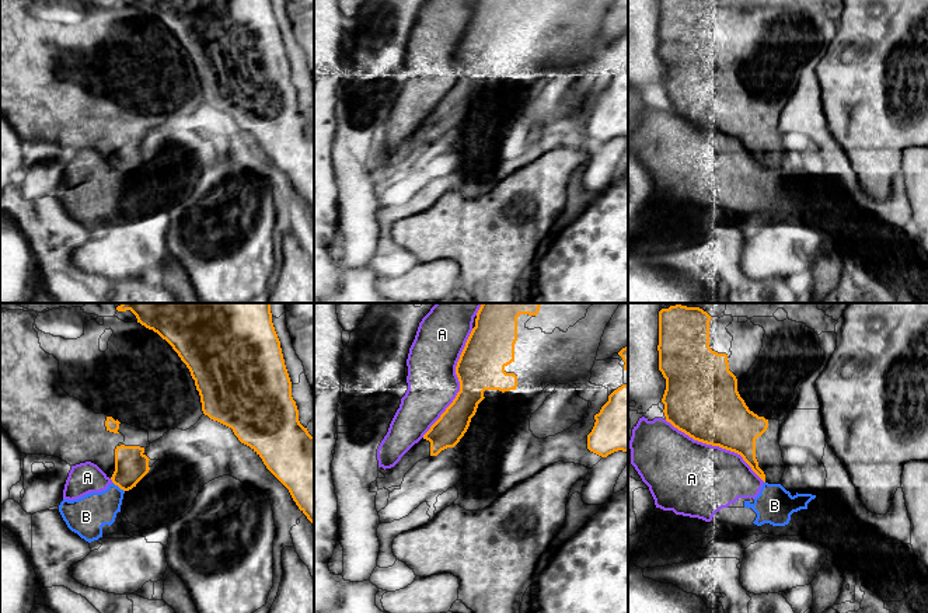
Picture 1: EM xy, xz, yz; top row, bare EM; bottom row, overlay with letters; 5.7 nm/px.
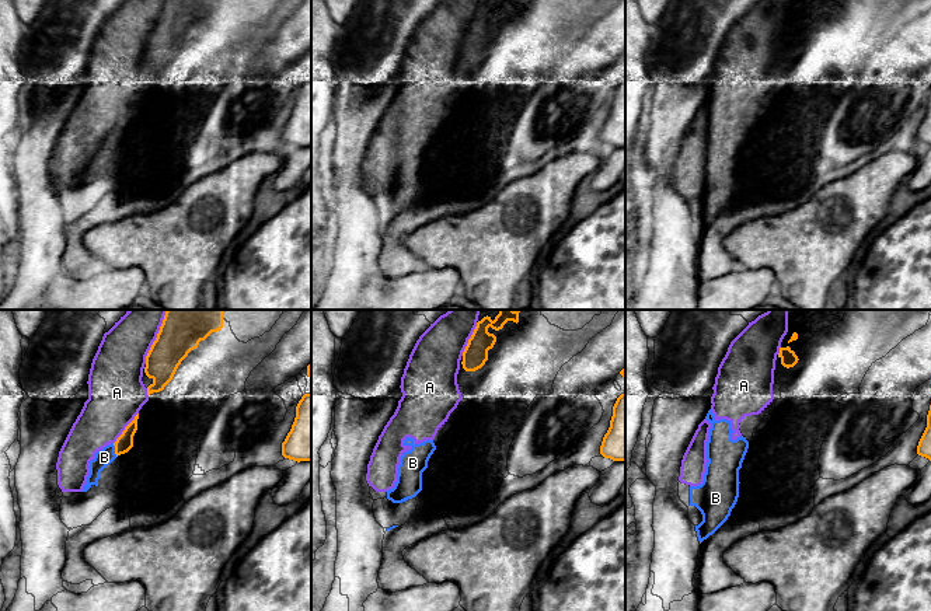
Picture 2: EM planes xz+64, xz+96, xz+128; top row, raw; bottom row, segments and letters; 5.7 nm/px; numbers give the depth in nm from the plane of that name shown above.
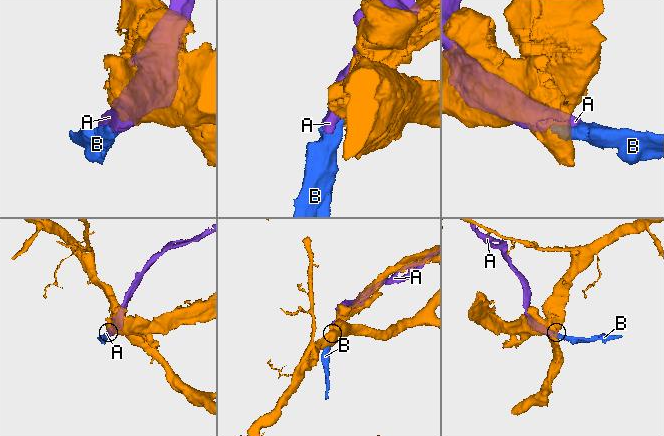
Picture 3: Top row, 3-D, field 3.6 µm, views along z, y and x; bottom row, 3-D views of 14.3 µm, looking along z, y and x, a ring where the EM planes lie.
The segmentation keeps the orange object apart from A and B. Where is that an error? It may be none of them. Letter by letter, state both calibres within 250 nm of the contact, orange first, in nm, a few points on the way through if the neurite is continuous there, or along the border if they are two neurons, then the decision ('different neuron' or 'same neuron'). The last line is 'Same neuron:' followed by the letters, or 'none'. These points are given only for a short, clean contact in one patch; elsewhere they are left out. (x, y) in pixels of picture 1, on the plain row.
A: 280/280 nm | different neuron
B: 190/220 nm | along xy (112, 167), (124, 177) | different neuron
Same neuron: none

